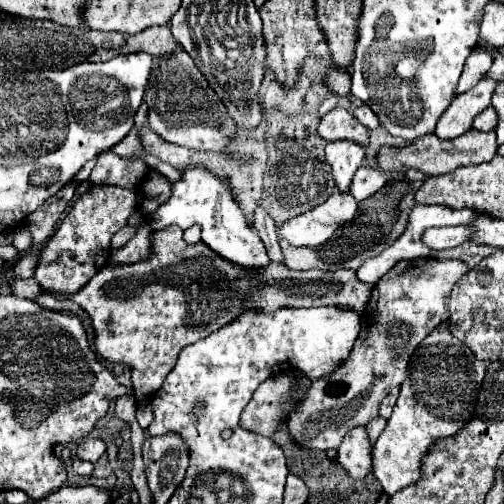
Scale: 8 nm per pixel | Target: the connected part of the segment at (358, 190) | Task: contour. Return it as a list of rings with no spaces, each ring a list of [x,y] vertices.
[[[360,167],[354,173],[352,185],[350,185],[350,193],[356,201],[364,201],[370,195],[374,195],[376,191],[380,191],[386,183],[386,177],[382,171],[376,171],[372,167]]]

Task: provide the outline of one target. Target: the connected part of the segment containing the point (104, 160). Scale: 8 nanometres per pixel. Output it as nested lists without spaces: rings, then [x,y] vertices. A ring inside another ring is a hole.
[[[108,151],[108,153],[102,153],[100,159],[96,161],[96,165],[88,177],[88,183],[92,187],[112,183],[118,187],[136,189],[147,169],[147,164],[141,159],[130,161]]]

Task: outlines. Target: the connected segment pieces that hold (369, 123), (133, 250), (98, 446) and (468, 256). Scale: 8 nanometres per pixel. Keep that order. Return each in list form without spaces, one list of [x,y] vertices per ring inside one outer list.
[[[360,105],[354,109],[354,117],[368,129],[376,129],[380,123],[378,123],[378,117],[374,115],[374,111],[370,111],[368,105]]]
[[[142,225],[136,235],[118,251],[112,251],[110,263],[118,263],[118,265],[126,265],[126,263],[136,263],[142,259],[150,257],[150,235],[152,235],[152,227],[150,225]]]
[[[86,439],[78,445],[76,449],[76,457],[82,459],[82,461],[90,461],[90,463],[96,463],[106,451],[106,445],[102,439]]]
[[[462,243],[454,249],[448,251],[438,251],[434,257],[436,259],[450,259],[450,257],[458,257],[462,261],[468,263],[468,267],[476,267],[484,257],[488,257],[490,253],[494,253],[494,247],[486,247],[486,245],[474,245],[474,243]]]

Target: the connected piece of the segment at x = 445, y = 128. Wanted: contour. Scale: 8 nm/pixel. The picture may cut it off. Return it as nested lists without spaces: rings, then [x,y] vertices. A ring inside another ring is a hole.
[[[482,79],[470,91],[458,95],[444,111],[442,119],[438,119],[438,127],[434,135],[442,139],[456,139],[458,135],[470,131],[474,117],[480,115],[480,111],[484,111],[490,105],[490,97],[494,89],[496,89],[496,81]]]

